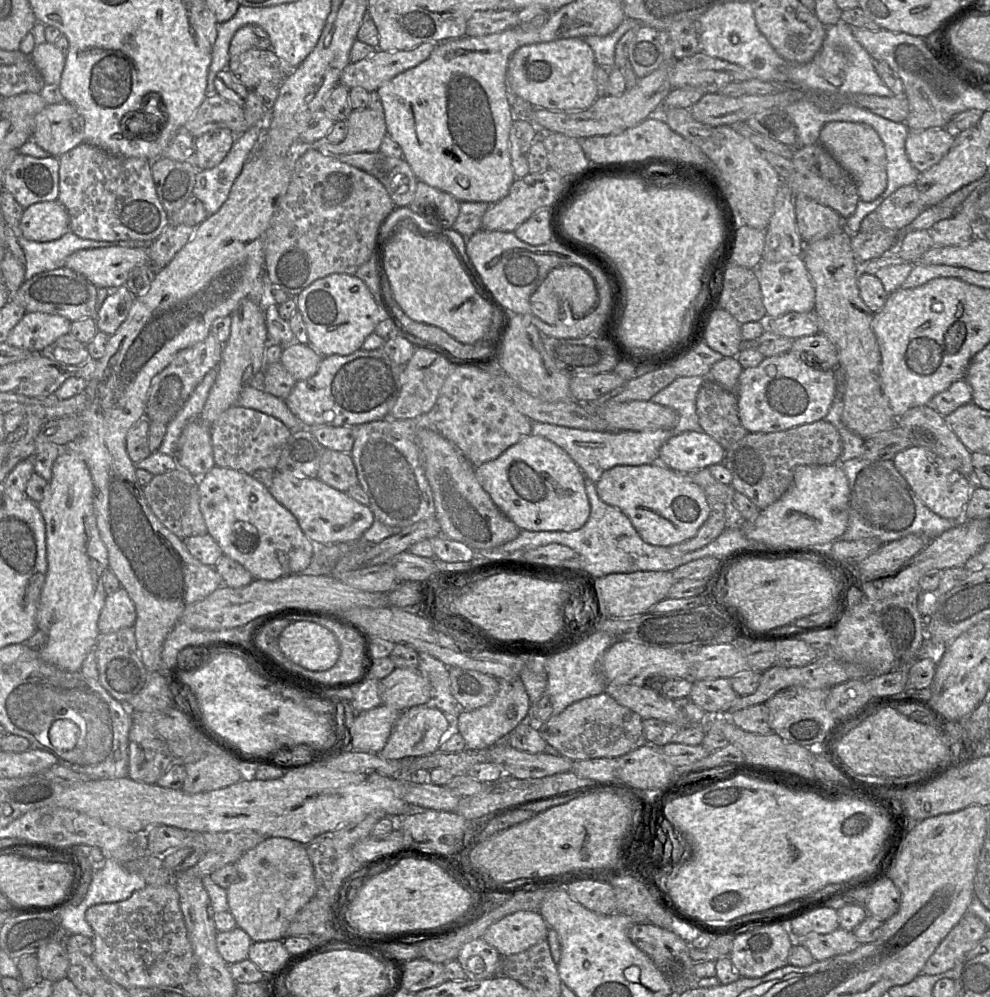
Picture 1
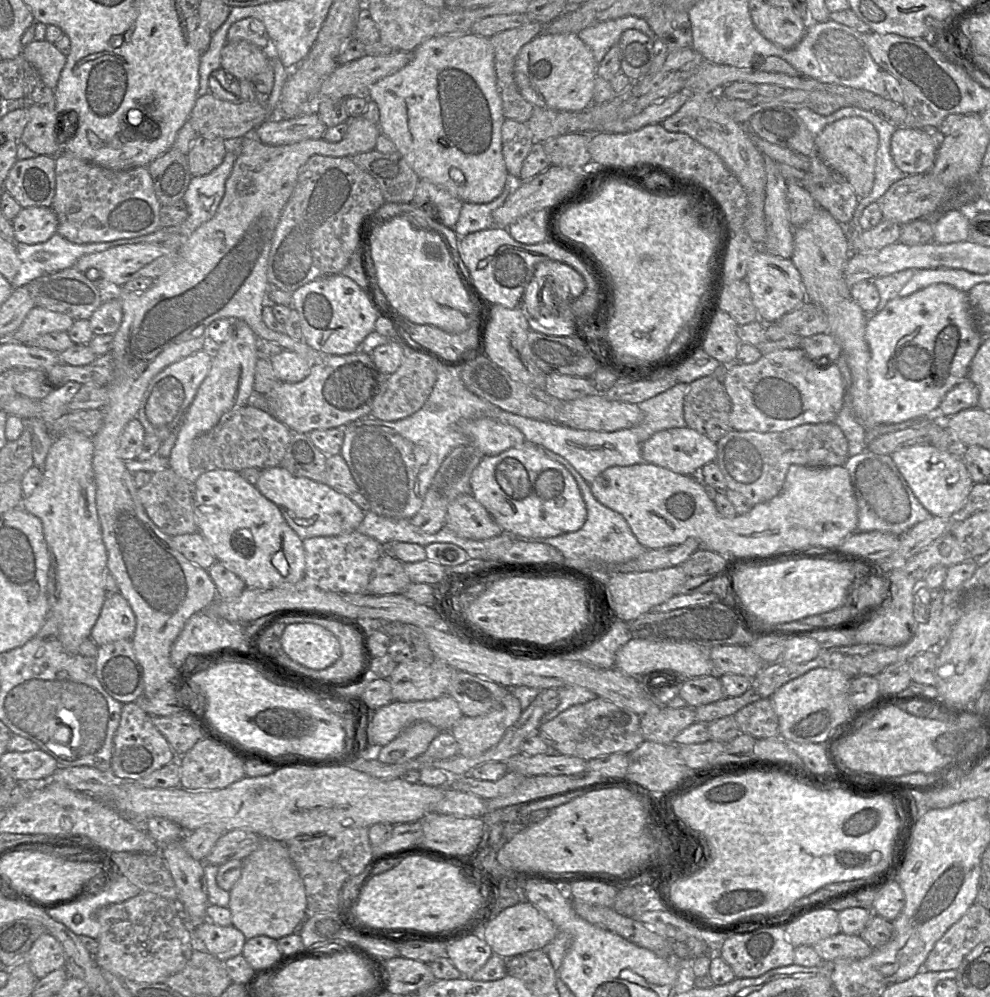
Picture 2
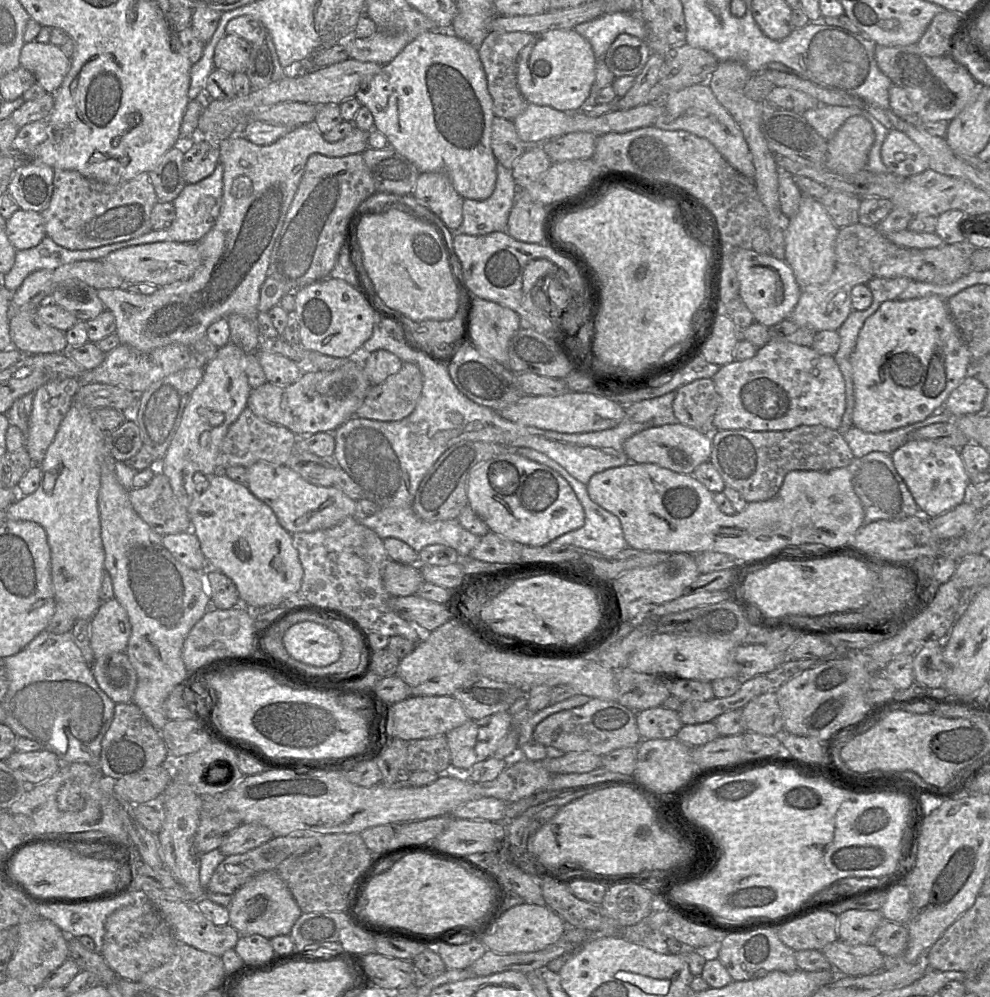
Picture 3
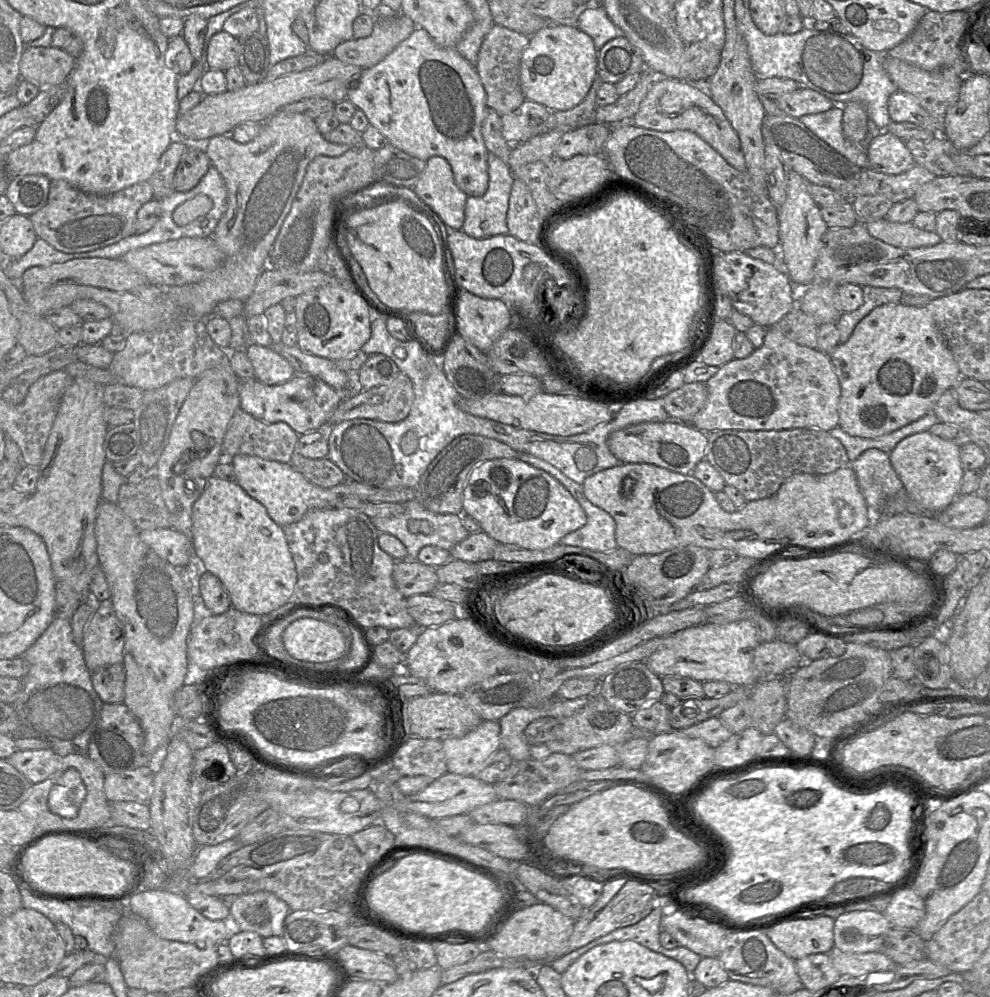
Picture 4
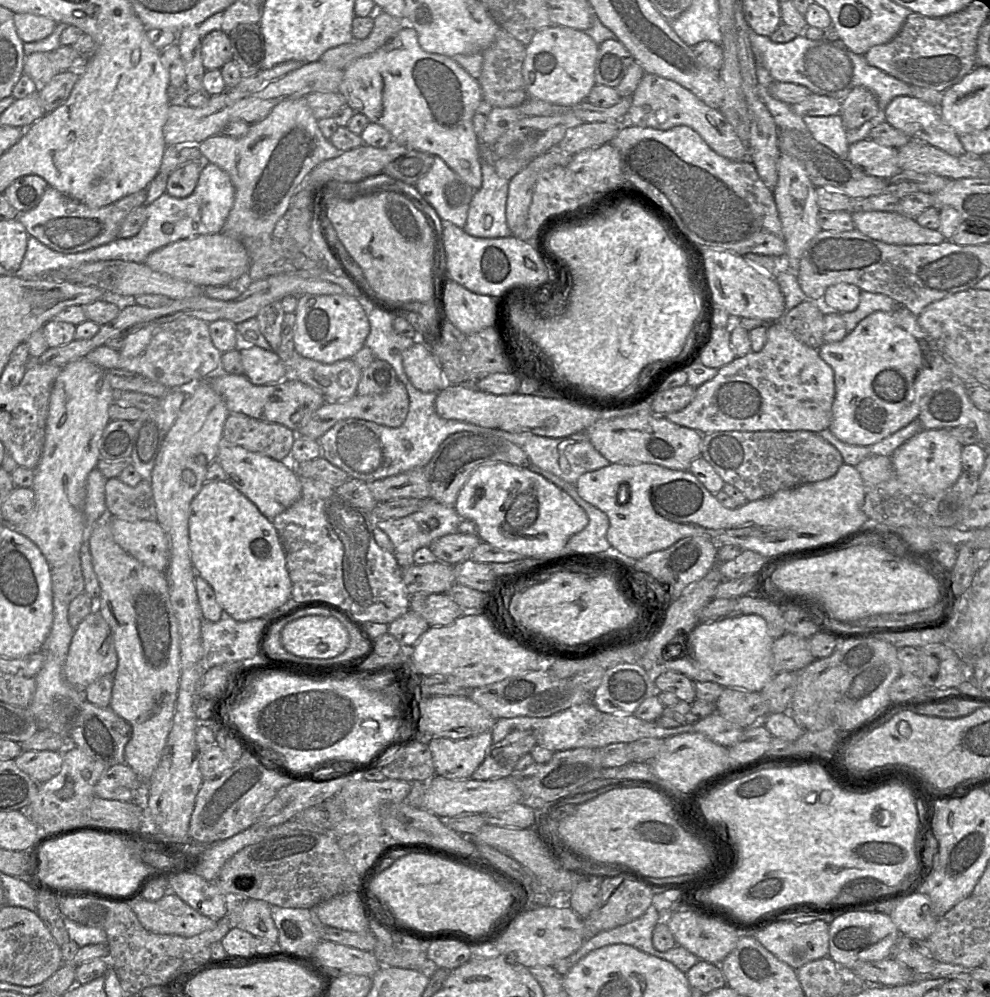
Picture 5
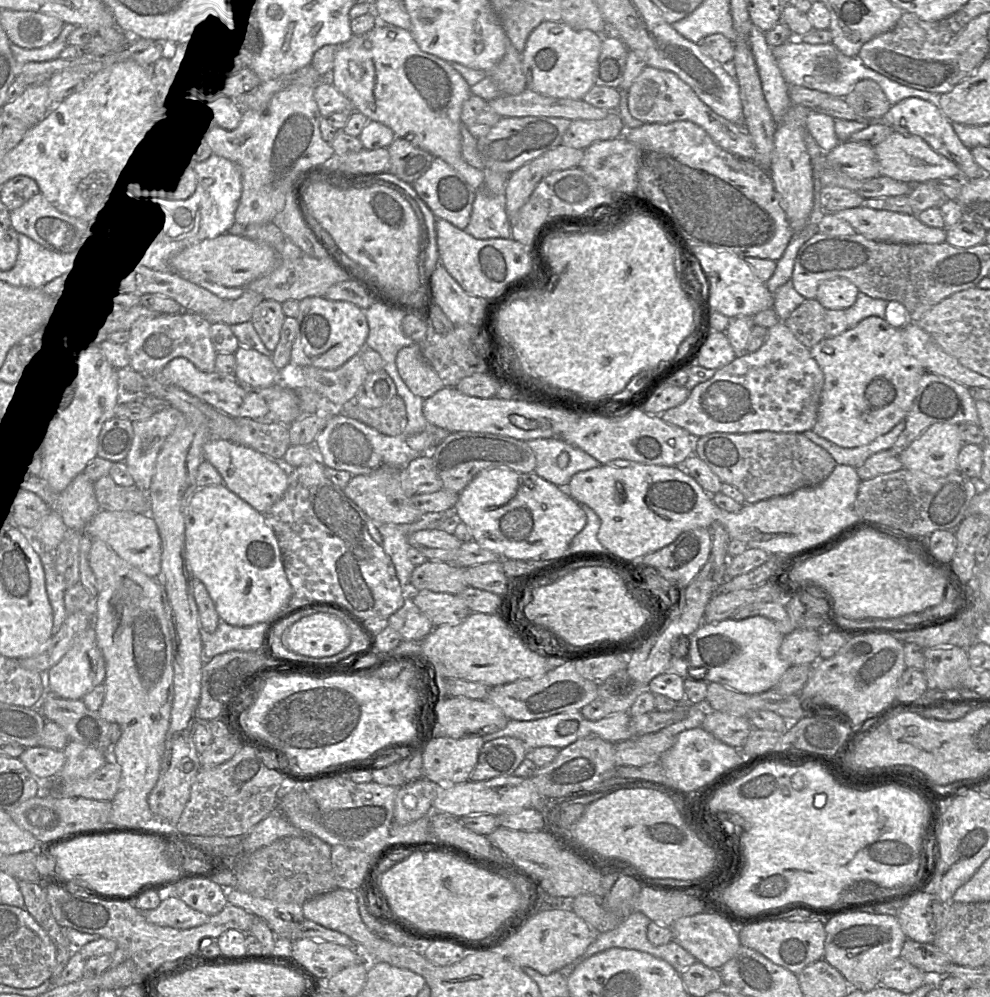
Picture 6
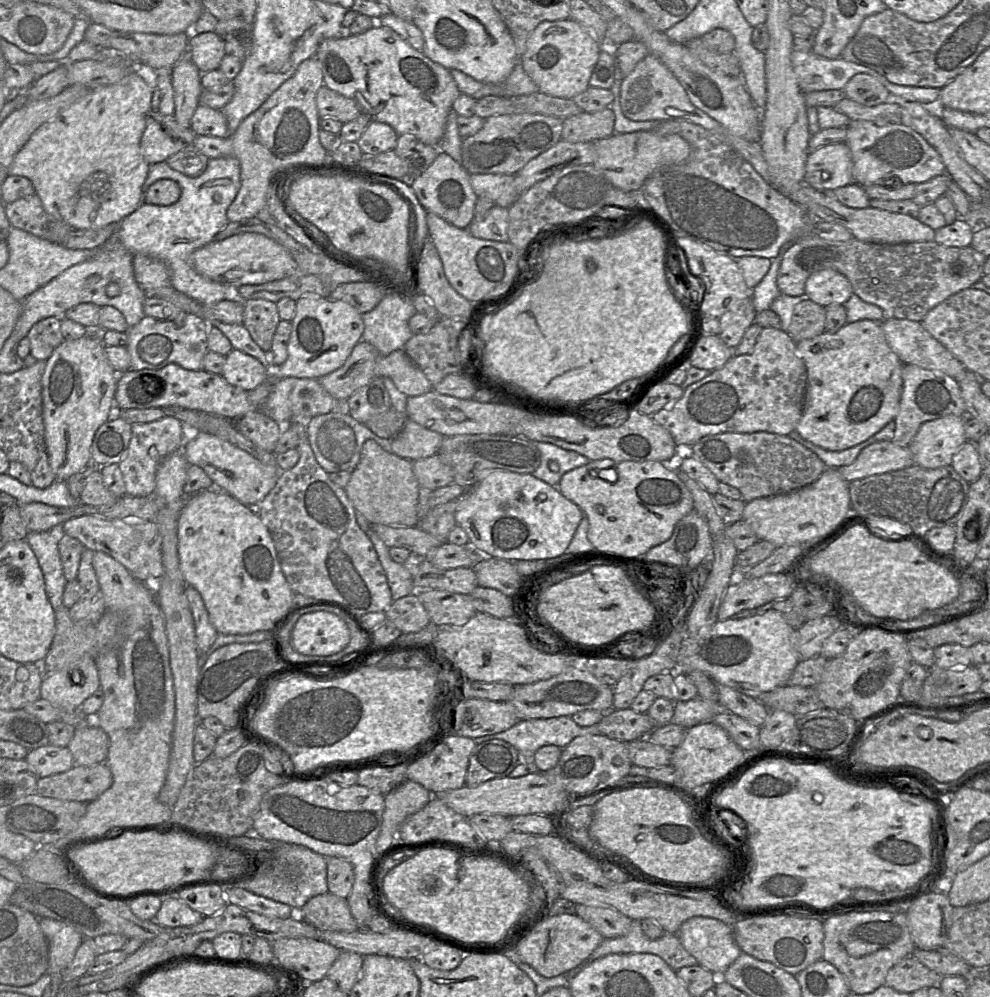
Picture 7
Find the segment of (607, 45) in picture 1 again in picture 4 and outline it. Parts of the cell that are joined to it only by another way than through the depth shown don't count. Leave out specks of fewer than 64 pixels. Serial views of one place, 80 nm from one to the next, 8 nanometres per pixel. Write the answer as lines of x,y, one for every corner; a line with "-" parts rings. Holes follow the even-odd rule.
590,5
580,9
577,27
592,38
598,51
608,41
624,36
623,31
610,20
601,5

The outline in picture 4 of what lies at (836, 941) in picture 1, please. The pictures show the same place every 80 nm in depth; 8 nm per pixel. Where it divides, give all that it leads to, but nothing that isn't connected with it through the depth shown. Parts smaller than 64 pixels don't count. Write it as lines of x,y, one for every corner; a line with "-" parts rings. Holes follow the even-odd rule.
833,947
829,953
824,953
824,954
830,955
835,968
841,973
841,975
851,975
853,977
861,977
873,972
888,971
893,969
896,965
889,957
887,957
882,952
879,951
867,952
867,953
848,953
841,951
836,947

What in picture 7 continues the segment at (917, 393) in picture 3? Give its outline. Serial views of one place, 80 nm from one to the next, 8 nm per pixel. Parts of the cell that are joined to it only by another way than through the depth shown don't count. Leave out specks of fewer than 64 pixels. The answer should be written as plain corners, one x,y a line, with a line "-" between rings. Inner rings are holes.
870,319
858,320
853,323
846,323
837,332
830,333
825,331
816,337
796,343
797,356
804,362
807,372
807,387
804,395
803,413
795,429
803,439
828,451
842,451
864,442
881,430
886,424
893,421
899,410
899,401
903,384
903,362
889,346
881,322
882,321

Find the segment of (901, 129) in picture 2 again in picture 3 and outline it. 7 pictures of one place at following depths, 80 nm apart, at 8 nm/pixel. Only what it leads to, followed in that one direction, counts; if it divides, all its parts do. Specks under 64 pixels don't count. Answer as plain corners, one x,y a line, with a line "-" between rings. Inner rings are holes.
891,129
881,146
881,159
887,172
899,177
920,174
929,169
929,158
904,132

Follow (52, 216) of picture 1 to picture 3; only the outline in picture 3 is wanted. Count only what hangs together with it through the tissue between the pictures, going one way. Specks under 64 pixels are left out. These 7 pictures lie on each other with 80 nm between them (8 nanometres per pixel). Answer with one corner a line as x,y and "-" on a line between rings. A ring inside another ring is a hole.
18,209
6,220
5,232
16,251
30,249
46,236
45,222
41,212

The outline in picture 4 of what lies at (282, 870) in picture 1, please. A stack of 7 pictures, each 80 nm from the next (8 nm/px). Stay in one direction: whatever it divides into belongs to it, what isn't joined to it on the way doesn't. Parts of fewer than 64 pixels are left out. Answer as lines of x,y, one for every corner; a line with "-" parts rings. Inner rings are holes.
258,891
239,895
229,907
231,936
237,931
251,931
262,938
282,936
284,921
292,911
277,895

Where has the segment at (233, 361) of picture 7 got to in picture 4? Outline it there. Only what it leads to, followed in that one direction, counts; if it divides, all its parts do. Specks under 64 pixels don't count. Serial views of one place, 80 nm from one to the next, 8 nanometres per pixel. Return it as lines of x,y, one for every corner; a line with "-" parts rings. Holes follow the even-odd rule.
250,344
245,353
253,365
255,379
263,384
277,385
295,376
288,361
269,347

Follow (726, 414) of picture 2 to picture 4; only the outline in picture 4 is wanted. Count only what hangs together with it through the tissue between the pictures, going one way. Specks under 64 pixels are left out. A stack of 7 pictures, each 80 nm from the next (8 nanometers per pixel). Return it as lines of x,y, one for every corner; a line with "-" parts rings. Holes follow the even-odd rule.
684,383
663,397
663,407
675,422
691,423
693,417
705,406
708,397
706,383

